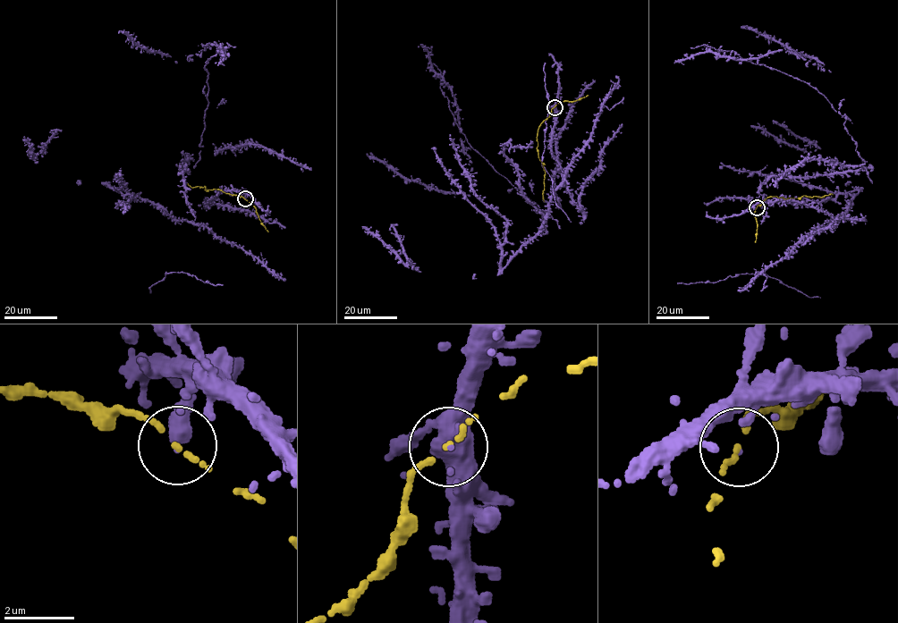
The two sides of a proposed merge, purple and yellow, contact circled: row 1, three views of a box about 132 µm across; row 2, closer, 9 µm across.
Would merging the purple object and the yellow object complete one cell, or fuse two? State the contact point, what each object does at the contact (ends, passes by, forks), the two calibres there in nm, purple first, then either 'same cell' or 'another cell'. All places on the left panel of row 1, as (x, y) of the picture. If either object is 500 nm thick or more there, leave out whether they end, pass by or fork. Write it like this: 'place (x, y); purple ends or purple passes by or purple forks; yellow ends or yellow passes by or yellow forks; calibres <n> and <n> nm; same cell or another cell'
place (245, 198); purple ends; yellow ends; calibres 50 and 170 nm; same cell

